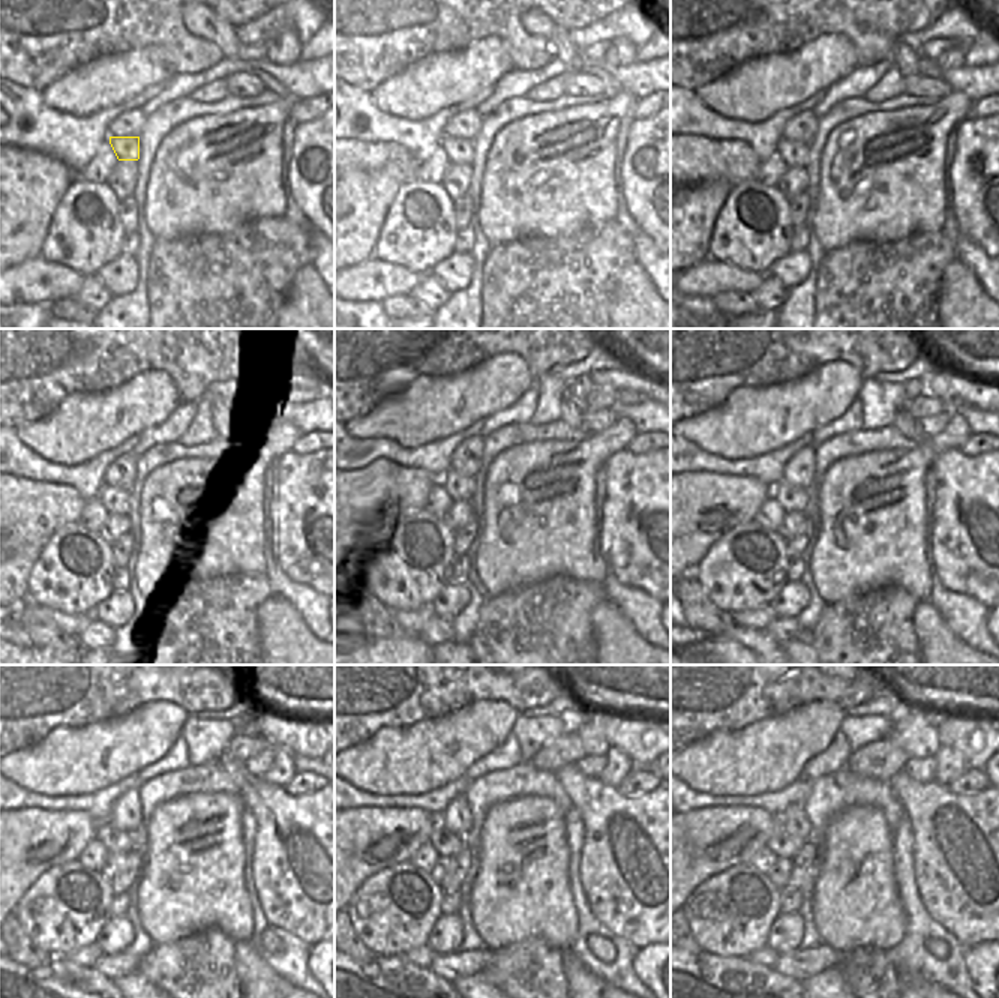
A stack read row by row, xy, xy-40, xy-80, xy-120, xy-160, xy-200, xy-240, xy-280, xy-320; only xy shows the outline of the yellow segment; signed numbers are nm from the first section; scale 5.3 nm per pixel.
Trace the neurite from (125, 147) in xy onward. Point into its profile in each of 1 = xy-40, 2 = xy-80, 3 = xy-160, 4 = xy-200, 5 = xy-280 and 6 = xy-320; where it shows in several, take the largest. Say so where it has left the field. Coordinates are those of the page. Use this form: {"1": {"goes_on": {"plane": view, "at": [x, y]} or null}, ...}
{"1": {"goes_on": {"plane": "xy-40", "at": [458, 150]}}, "2": {"goes_on": {"plane": "xy-80", "at": [794, 153]}}, "3": {"goes_on": {"plane": "xy-160", "at": [458, 488]}}, "4": {"goes_on": {"plane": "xy-200", "at": [791, 498]}}, "5": {"goes_on": {"plane": "xy-280", "at": [446, 844]}}, "6": {"goes_on": {"plane": "xy-320", "at": [782, 845]}}}

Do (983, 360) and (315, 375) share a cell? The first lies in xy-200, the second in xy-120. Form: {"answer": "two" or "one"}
{"answer": "two"}

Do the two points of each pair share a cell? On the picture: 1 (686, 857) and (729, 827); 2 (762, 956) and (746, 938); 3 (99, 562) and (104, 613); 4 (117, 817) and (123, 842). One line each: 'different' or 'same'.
1: same
2: different
3: different
4: different

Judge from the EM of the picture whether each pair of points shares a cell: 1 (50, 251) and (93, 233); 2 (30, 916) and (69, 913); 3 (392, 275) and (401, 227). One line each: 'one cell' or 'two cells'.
1: one cell
2: one cell
3: two cells

